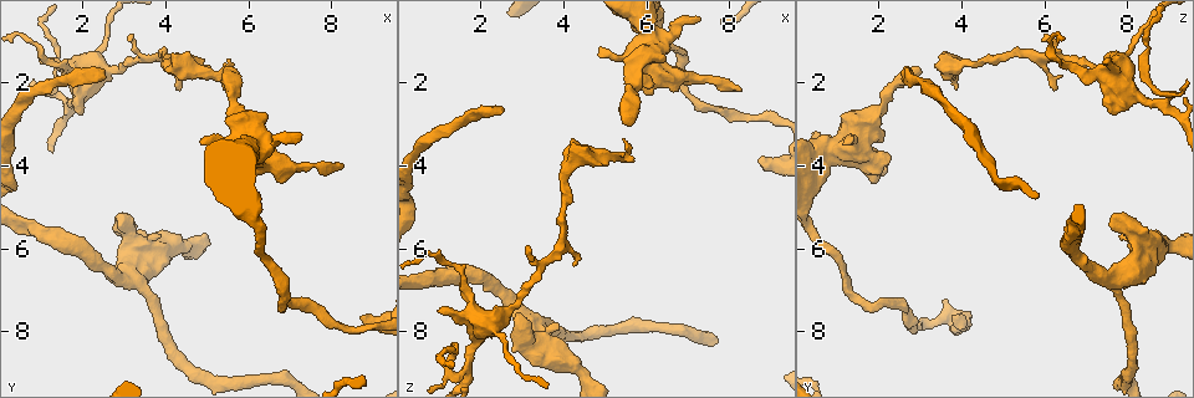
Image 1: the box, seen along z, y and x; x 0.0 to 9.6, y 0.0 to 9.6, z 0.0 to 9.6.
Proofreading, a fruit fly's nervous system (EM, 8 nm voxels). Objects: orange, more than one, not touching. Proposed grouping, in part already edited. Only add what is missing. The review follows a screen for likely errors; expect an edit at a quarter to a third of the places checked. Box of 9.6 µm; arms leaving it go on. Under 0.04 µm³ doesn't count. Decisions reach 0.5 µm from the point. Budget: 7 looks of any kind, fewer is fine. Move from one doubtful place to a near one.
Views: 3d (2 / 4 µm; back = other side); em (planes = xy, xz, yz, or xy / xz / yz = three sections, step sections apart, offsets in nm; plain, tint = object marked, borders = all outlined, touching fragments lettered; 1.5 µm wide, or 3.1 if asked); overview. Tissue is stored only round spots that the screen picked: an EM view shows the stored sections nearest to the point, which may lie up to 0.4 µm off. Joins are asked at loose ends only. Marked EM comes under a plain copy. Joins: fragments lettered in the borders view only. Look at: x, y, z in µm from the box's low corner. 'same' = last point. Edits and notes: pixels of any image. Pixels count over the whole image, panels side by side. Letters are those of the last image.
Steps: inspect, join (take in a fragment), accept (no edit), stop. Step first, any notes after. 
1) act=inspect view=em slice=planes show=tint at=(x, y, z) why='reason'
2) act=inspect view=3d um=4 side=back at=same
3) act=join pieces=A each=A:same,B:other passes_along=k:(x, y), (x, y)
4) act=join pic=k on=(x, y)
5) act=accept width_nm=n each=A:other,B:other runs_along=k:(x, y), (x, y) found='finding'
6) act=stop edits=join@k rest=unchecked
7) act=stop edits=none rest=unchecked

act=inspect view=em slice=planes show=borders at=(2.50, 1.80, 2.70)

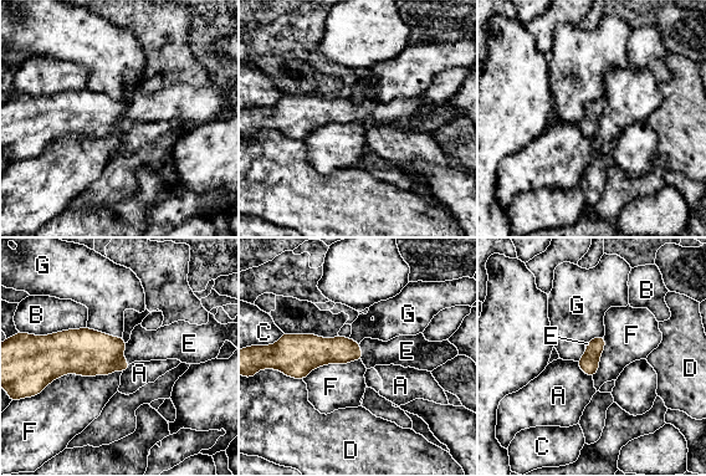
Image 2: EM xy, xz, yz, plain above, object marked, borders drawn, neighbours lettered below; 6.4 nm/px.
act=join pieces=E width_nm=130 each=A:other,B:other,C:other,D:other,E:same,F:other,G:other passes_along=2:(83, 352), (122, 354), (144, 346) found='the cell continues'

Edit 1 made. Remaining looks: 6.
act=inspect view=overview why='redraw'

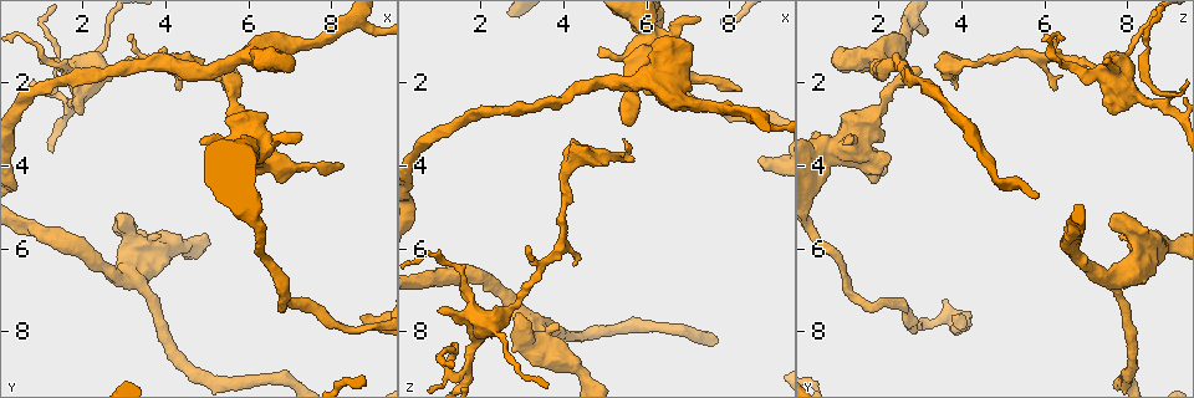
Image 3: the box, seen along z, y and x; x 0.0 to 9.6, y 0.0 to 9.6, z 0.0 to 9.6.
act=inspect view=3d um=2 at=(4.85, 3.55, 1.20) why='free end'

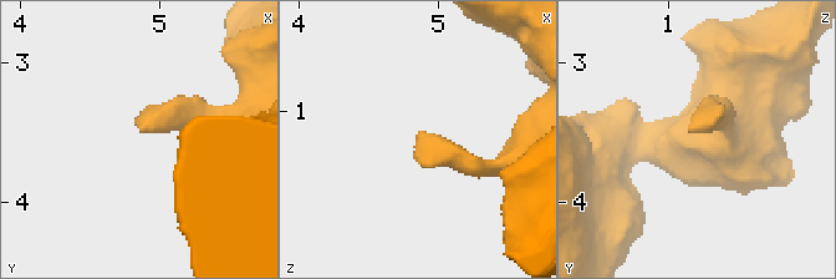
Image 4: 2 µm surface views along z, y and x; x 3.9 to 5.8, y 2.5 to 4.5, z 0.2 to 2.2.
act=inspect view=em slice=planes show=borders at=(4.88, 3.48, 1.14)

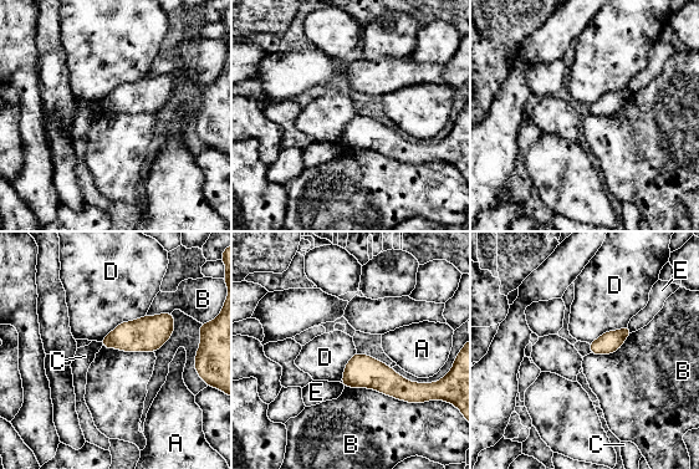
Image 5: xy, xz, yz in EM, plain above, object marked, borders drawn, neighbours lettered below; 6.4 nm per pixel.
act=accept each=A:other,B:other,C:other,D:other,E:other border=5:(345, 385), (419, 403) found='no lettered fragment goes on from it'

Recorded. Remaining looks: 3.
act=inspect view=3d um=2 at=(2.80, 5.40, 7.50) why='branch stops here'

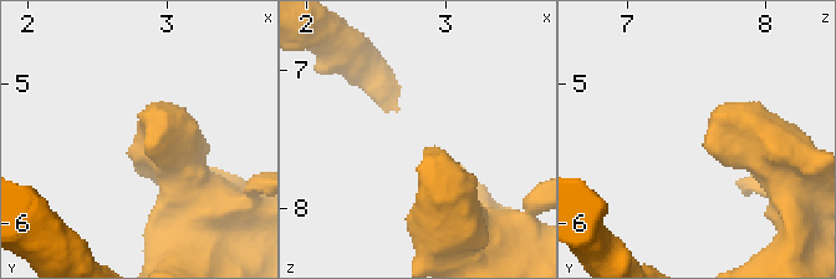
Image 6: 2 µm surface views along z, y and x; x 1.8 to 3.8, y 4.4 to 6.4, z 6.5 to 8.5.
act=inspect view=em slice=planes show=borders at=(2.86, 5.44, 7.54) why='shape alone is not enough'

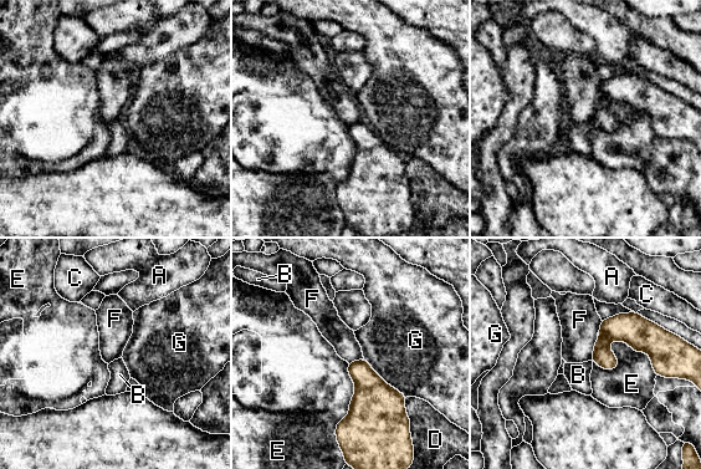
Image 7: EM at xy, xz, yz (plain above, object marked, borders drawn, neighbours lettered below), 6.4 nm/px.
act=accept each=A:other,B:other,C:other,D:other,E:other,F:other,G:other border=7:(598, 337), (591, 360) found='no lettered fragment goes on from it'

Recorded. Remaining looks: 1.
act=stop edits=join@2 rest=unchecked

